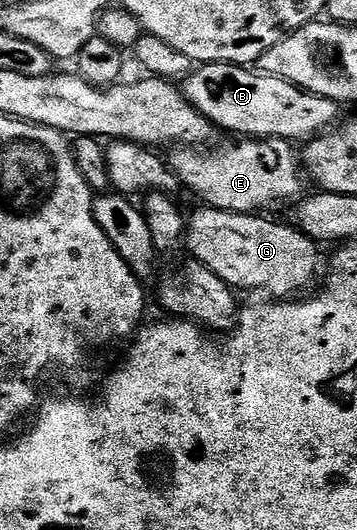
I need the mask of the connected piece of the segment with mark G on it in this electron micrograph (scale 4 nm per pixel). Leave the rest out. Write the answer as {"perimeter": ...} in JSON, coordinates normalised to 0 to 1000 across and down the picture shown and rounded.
{"perimeter":[[[566,394],[538,411],[532,406],[518,426],[518,466],[535,477],[527,481],[608,513],[650,543],[737,547],[748,540],[759,558],[826,558],[880,528],[896,466],[824,425],[790,426],[737,411],[748,408]]]}

